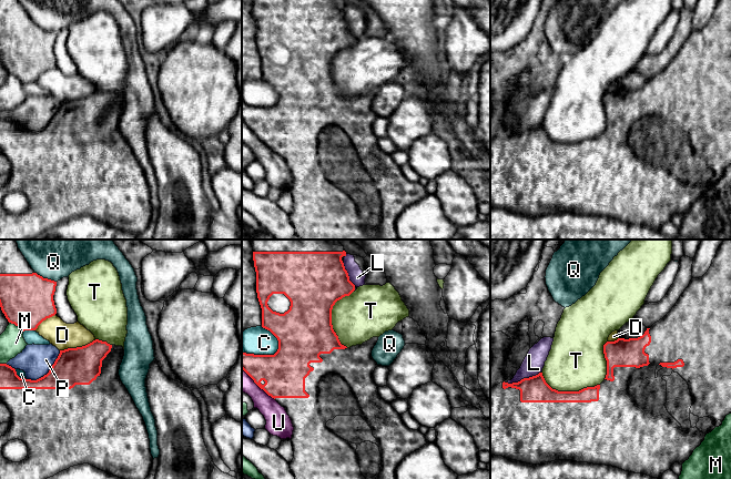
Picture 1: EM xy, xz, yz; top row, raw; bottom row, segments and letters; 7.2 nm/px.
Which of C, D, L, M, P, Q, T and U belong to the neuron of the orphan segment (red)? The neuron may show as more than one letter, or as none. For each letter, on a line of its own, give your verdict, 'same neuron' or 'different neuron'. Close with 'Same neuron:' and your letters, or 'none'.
C: different neuron
D: different neuron
L: different neuron
M: different neuron
P: different neuron
Q: different neuron
T: different neuron
U: different neuron
Same neuron: none

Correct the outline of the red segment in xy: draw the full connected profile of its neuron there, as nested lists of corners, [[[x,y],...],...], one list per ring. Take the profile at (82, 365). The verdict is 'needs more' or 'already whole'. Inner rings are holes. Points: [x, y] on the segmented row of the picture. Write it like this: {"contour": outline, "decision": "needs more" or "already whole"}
{"contour": [[[95,339],[82,347],[60,350],[60,354],[49,373],[37,380],[20,378],[17,375],[14,368],[7,364],[0,364],[0,398],[11,412],[11,421],[9,422],[9,428],[6,434],[0,437],[0,479],[47,479],[63,470],[69,469],[70,467],[83,463],[89,463],[102,471],[122,479],[145,479],[151,470],[153,457],[151,455],[149,434],[143,417],[119,376],[119,369],[123,356],[124,349],[122,346],[110,345],[106,342]],[[14,439],[22,440],[28,447],[28,456],[20,462],[9,461],[2,455],[3,446],[8,441]]], "decision": "needs more"}

